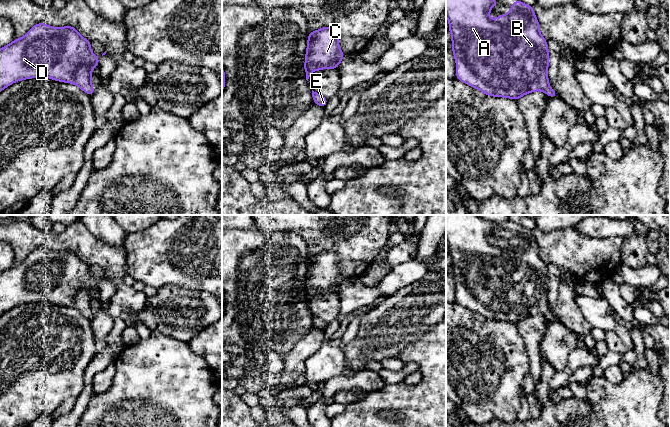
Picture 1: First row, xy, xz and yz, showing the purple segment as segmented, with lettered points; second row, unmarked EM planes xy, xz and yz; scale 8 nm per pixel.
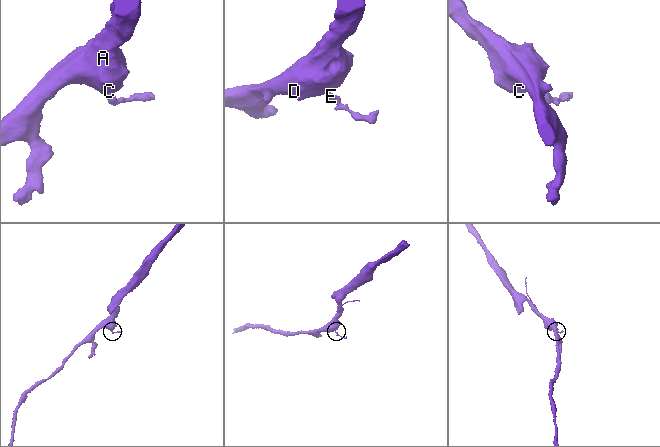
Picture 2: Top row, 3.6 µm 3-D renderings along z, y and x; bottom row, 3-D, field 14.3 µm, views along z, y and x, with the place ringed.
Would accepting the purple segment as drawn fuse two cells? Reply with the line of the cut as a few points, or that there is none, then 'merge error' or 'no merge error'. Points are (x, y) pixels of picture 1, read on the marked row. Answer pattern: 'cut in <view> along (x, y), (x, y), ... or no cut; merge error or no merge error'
no cut; no merge error

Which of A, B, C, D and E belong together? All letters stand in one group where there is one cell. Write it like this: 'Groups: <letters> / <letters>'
Groups: A B C D E

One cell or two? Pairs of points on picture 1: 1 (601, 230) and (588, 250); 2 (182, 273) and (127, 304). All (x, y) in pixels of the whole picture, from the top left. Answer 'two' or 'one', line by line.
1: two
2: two

